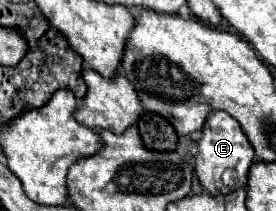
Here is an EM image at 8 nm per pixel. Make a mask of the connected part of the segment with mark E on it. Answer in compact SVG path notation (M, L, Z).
M224 111L212 113L208 121L202 127L202 137L198 139L198 153L196 153L196 175L202 183L202 187L210 195L226 195L234 189L244 187L248 179L248 169L254 161L254 149L248 141L248 137L242 133L240 123L232 119Z

